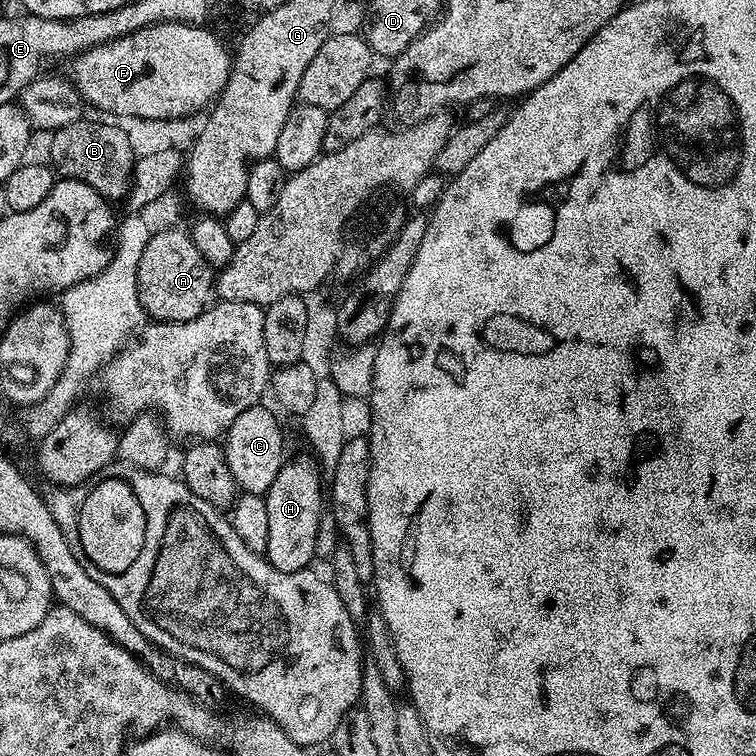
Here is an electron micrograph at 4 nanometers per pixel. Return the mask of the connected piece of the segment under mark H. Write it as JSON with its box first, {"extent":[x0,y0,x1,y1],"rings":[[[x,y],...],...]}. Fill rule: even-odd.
{"extent":[265,455,326,572],"rings":[[[311,455],[300,456],[297,460],[289,459],[282,466],[278,478],[274,478],[274,486],[265,492],[266,514],[270,525],[270,539],[266,542],[266,559],[274,566],[274,570],[283,572],[303,572],[309,567],[308,563],[316,560],[314,542],[318,533],[320,513],[326,508],[326,488],[322,485],[321,468]]]}

